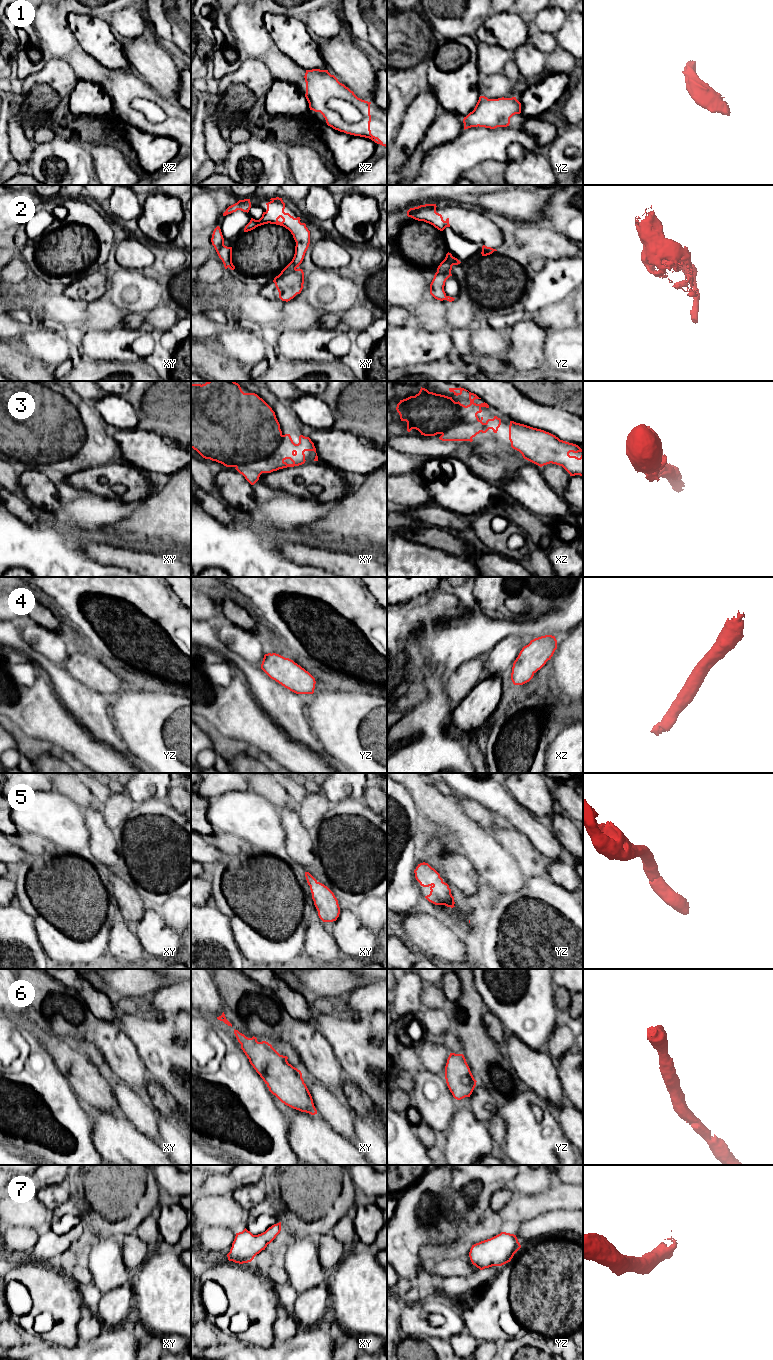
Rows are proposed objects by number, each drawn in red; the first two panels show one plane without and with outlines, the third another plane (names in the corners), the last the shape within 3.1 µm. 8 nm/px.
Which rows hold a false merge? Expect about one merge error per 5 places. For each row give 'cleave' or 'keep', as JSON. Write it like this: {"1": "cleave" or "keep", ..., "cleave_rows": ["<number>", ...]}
{"1": "keep", "2": "cleave", "3": "keep", "4": "keep", "5": "keep", "6": "keep", "7": "keep", "cleave_rows": ["2"]}

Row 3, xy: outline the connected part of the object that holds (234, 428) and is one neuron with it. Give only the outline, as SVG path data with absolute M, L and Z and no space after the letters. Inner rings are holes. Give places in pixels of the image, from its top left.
M235 381L191 384L191 448L205 459L216 461L226 467L234 467L251 485L259 480L262 473L304 464L305 451L316 453L314 443L309 437L300 435L299 443L295 444L290 434L283 435L272 408L257 394L244 393ZM317 453L314 461L318 461Z

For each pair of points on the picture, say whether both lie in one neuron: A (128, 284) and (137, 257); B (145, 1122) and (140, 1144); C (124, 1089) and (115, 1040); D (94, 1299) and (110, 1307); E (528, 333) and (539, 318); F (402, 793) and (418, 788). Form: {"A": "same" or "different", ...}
{"A": "different", "B": "different", "C": "different", "D": "different", "E": "different", "F": "different"}

